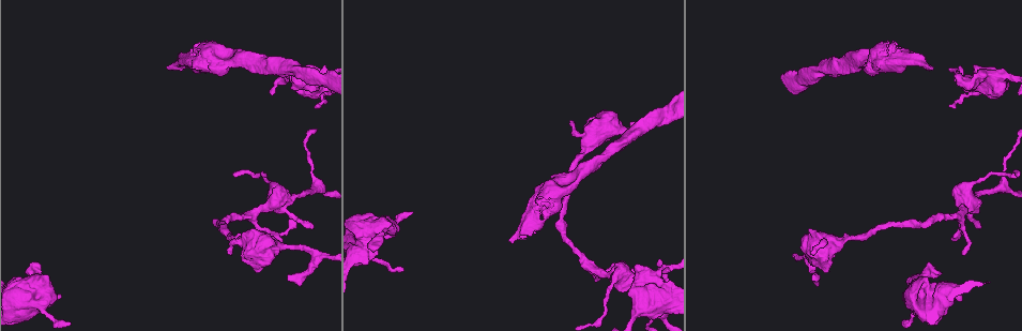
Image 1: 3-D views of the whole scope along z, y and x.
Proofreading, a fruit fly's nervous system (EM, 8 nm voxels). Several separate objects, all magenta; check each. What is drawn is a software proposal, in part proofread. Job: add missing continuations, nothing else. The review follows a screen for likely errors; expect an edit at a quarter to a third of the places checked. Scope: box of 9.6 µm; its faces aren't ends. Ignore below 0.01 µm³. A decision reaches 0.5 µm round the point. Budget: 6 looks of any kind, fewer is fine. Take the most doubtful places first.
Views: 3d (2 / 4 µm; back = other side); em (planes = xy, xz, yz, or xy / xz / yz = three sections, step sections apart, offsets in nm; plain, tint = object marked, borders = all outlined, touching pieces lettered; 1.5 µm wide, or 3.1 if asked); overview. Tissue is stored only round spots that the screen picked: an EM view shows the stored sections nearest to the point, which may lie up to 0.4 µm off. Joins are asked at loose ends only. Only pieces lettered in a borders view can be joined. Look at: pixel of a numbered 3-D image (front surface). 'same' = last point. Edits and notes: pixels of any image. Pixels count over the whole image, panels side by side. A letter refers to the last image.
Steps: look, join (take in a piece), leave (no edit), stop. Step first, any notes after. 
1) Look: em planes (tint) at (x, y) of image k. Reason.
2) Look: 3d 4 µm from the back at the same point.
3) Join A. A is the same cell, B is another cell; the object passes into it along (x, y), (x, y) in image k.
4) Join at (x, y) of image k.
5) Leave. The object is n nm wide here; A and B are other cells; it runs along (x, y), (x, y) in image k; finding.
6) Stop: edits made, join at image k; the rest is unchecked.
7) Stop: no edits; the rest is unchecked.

Look: 3d 4 µm from the back at (979, 225) of image 1. Branch stops here.

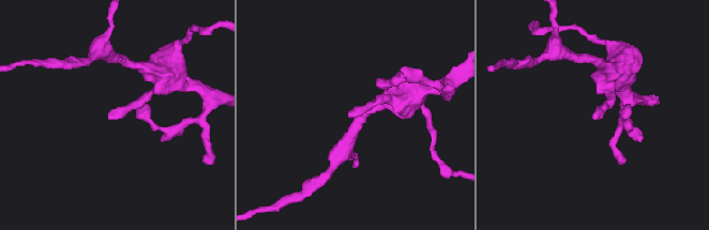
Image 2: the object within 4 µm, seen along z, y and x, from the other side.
Look: em planes (borders) at (351, 115) of image 2.

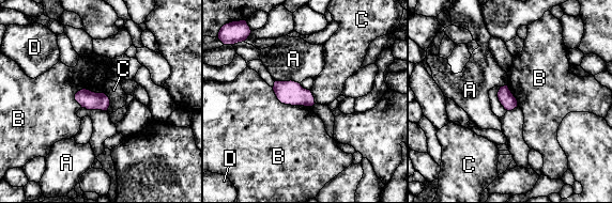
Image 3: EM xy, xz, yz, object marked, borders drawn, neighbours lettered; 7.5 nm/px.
Leave. A, B, C and D are other cells; a border runs along (272, 88), (281, 103), (310, 107) in image 3; none of them fits.

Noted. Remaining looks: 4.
Look: em planes (borders) at (404, 270) of image 1. An open end.

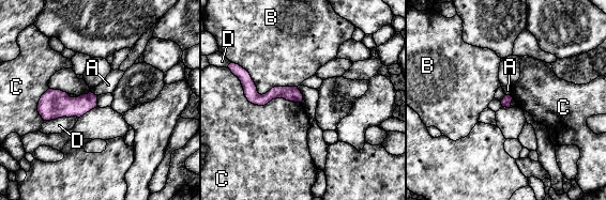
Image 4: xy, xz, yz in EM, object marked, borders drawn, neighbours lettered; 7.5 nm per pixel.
Leave. A, B, C and D are other cells; a border runs along (91, 91), (97, 95) in image 4; no lettered piece goes on from it.

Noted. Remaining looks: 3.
Look: em planes (borders) at (657, 263) of image 1. Tapers out.

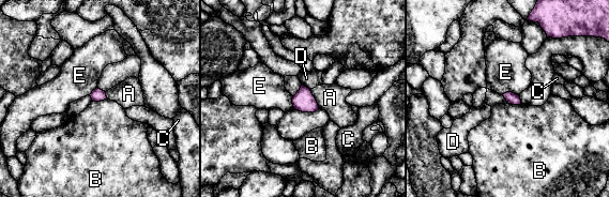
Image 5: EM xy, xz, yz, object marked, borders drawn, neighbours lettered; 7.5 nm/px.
Leave. The longest contact is with A, 170 nm; A, B, C, D and E are other cells; none of them fits.

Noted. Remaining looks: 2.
Stop: no edits; the rest is unchecked.

